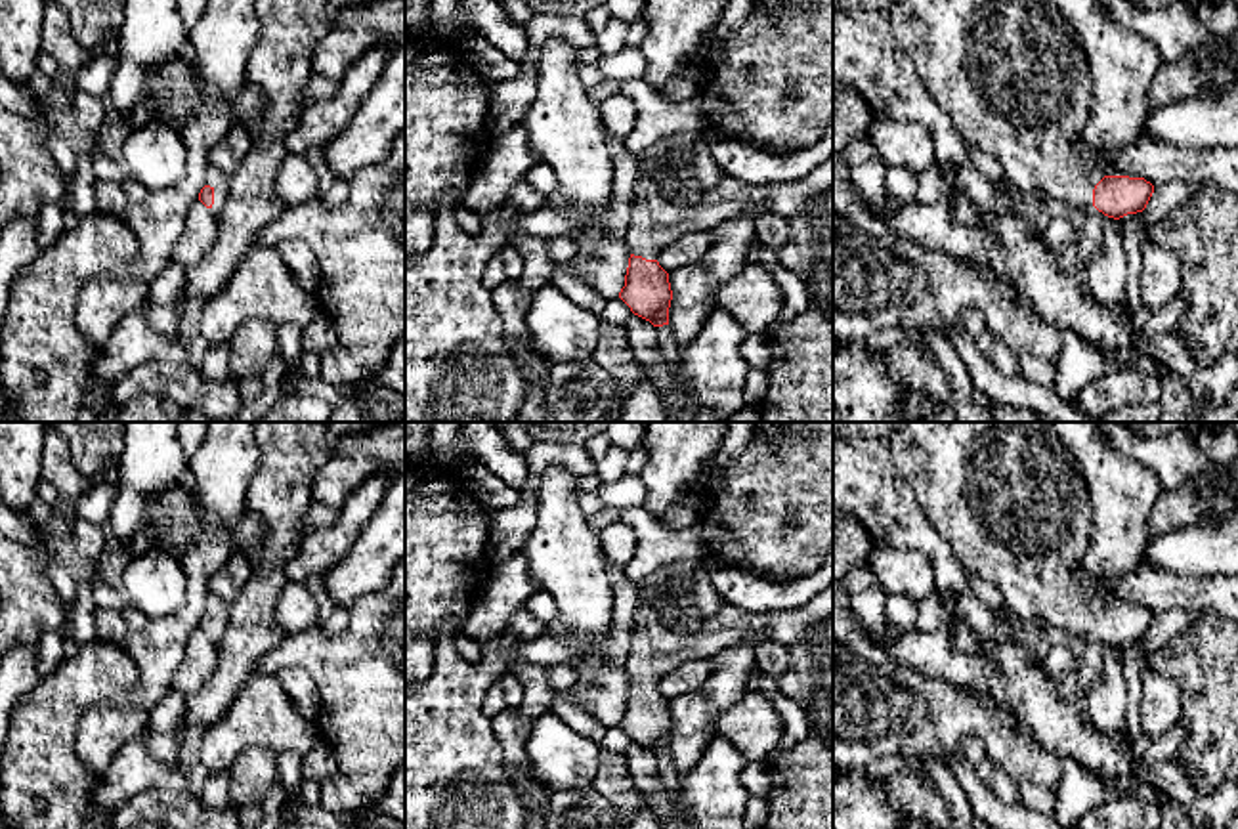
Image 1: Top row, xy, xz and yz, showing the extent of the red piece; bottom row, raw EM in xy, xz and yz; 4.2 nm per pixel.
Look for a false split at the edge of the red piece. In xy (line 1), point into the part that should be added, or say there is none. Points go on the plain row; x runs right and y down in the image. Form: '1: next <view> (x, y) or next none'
1: next xy (214, 606)

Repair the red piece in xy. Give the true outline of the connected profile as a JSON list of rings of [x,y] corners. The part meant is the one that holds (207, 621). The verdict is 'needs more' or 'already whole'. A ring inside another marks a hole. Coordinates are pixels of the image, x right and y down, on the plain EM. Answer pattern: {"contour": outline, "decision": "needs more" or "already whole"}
{"contour": [[[208,594],[204,602],[204,615],[199,621],[199,628],[216,644],[222,640],[231,621],[231,604]]], "decision": "needs more"}

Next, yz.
{"contour": [[[902,422],[888,436],[888,447],[896,472],[909,483],[932,527],[948,539],[963,569],[969,577],[993,583],[1014,615],[1041,623],[1058,638],[1097,636],[1114,648],[1146,636],[1154,621],[1150,609],[1106,604],[1076,575],[1095,531],[1093,508],[1083,478],[1049,422]]], "decision": "needs more"}

